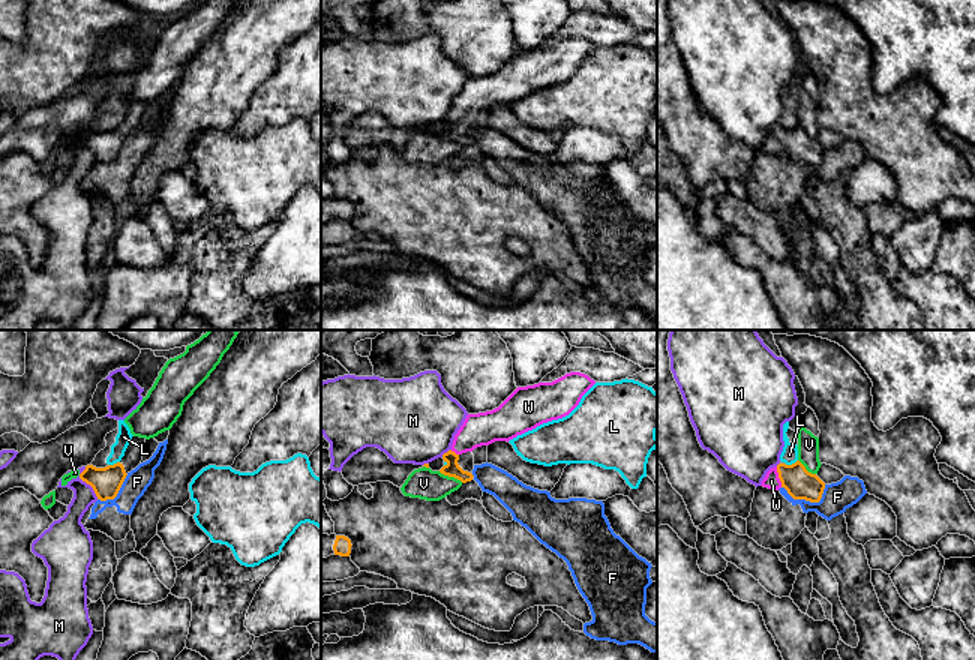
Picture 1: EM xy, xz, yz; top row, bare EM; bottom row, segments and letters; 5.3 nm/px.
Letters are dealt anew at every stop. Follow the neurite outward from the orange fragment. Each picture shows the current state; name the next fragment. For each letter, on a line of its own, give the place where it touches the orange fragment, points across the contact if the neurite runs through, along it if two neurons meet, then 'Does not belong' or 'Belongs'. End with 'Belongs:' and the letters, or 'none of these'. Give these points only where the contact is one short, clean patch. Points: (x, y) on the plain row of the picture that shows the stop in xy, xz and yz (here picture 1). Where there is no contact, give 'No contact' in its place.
F: Touches orange at yz (807, 164). Does not belong
L: Touches orange at yz (792, 128). Boundary: yz (797, 123), (785, 128). Does not belong
M: Touches orange at xy (86, 146). Boundary: xy (84, 131), (80, 141), (92, 152), (98, 162). Does not belong
V: Touches orange at xz (450, 140). Does not belong
W: Touches orange at yz (779, 141). Path across: yz (800, 147), (794, 141), (779, 141), (771, 144). Belongs
Belongs: W

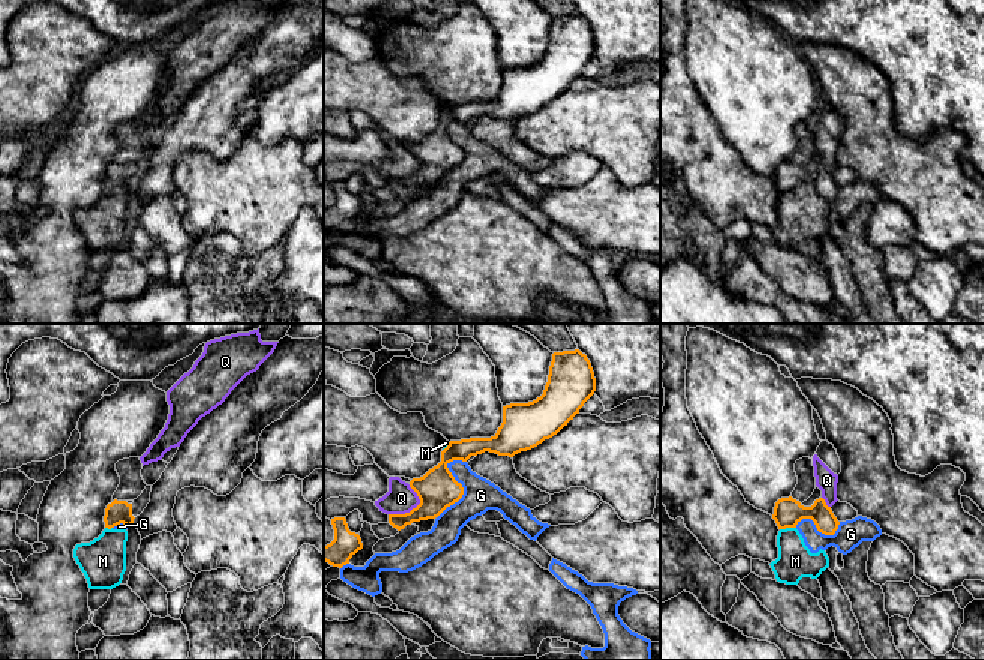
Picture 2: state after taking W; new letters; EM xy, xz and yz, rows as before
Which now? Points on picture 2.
G: Touches orange at xz (461, 149). Does not belong
M: Touches orange at yz (788, 191). Boundary: yz (795, 191), (780, 194). Does not belong
Q: Touches orange at xz (413, 173). Does not belong
Belongs: none of these

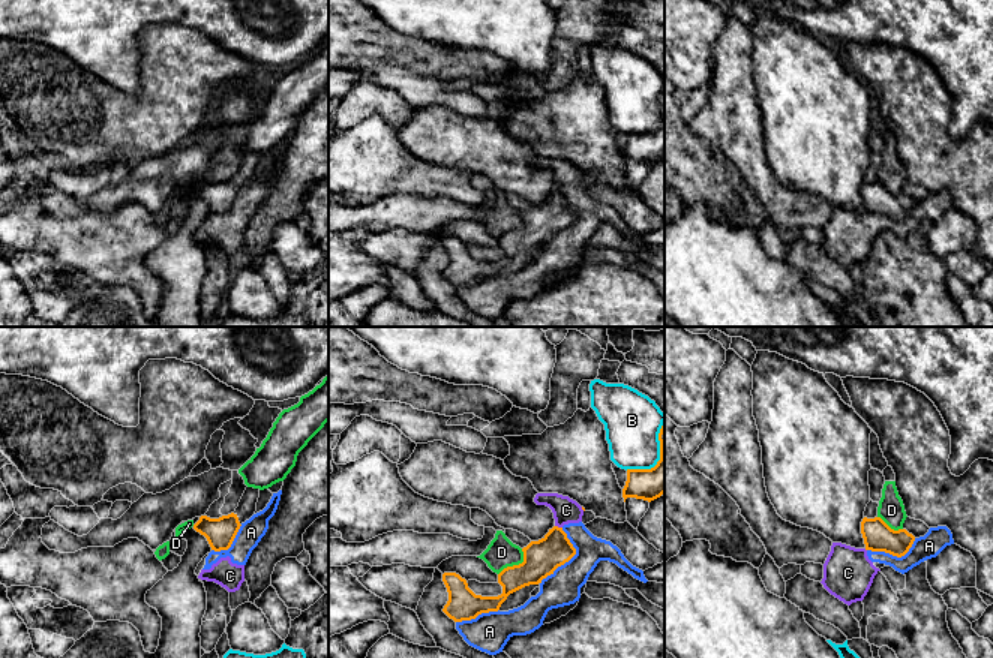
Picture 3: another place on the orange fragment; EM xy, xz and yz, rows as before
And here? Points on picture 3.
A: Touches orange at xz (569, 224). Does not belong
B: Touches orange at xz (660, 122). Does not belong
C: Touches orange at xz (557, 191). Boundary: xz (555, 189), (561, 192). Does not belong
D: Touches orange at xz (516, 230). Does not belong
Belongs: none of these

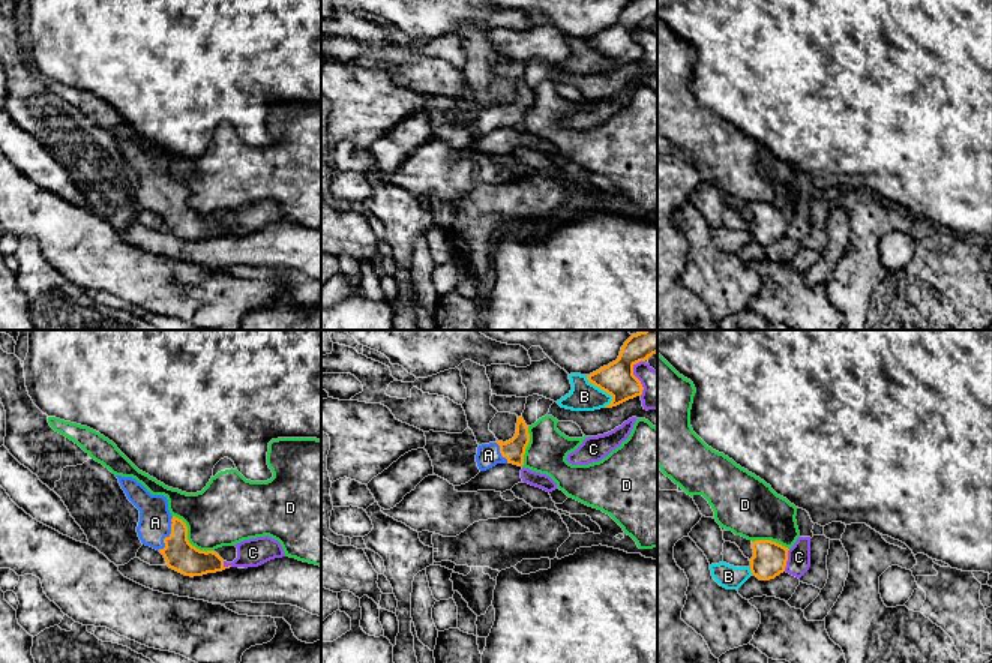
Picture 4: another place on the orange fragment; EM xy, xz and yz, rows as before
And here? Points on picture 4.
A: Touches orange at xy (170, 198). Path across: xy (180, 219), (170, 198), (155, 186). Belongs
B: Touches orange at xz (602, 53). Does not belong
C: Touches orange at yz (787, 224). Does not belong
D: Touches orange at xy (186, 203). Boundary: xy (173, 179), (185, 188), (186, 203), (192, 209), (212, 215). Does not belong
Belongs: A

